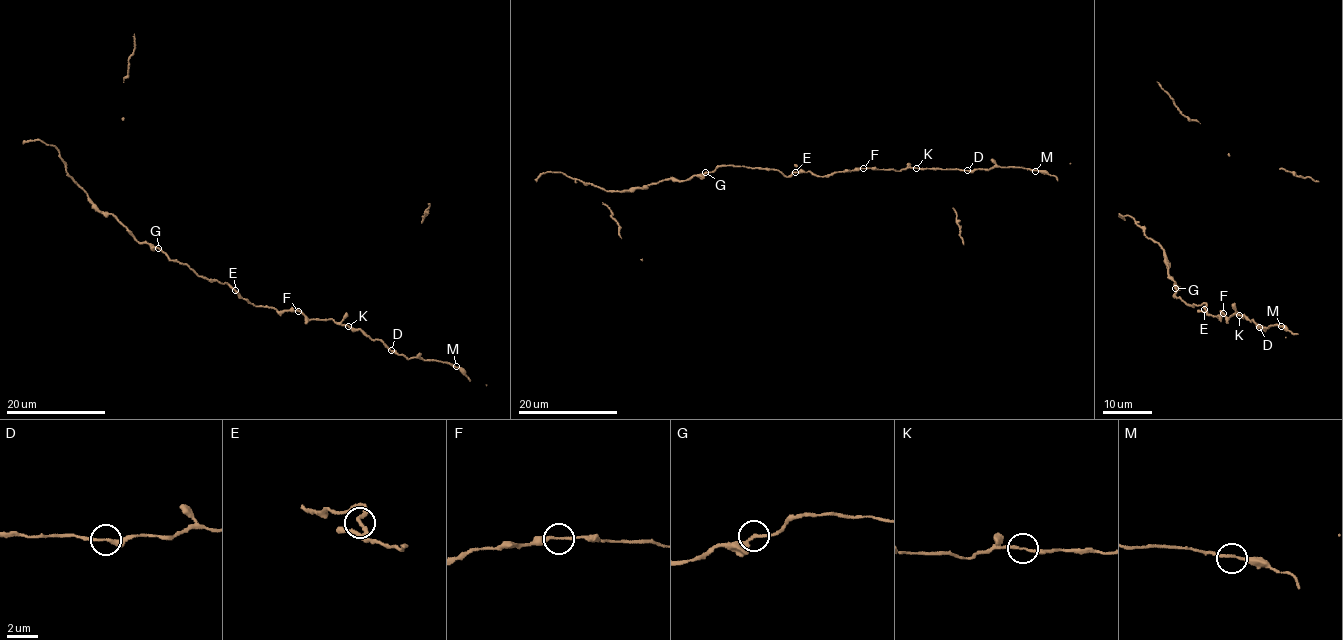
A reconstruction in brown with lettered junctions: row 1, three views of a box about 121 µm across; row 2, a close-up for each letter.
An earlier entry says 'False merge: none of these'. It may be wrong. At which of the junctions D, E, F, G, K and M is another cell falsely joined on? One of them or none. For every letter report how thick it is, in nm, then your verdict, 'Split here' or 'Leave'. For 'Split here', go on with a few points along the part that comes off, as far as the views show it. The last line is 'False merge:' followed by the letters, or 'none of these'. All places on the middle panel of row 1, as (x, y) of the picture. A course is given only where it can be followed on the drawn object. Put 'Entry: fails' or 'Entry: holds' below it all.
D: Thickness 240 nm. Leave
E: Thickness 200 nm. Leave
F: Thickness 190 nm. Leave
G: Thickness 220 nm. Leave
K: Thickness 200 nm. Leave
M: Thickness 200 nm. Leave
False merge: none of these
Entry: holds

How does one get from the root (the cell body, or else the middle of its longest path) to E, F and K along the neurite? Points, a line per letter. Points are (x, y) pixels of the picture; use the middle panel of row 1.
E: (768, 168), (787, 176), (795, 172)
F: (768, 168), (787, 176), (803, 171), (829, 177), (837, 172), (863, 168)
K: (768, 168), (787, 176), (803, 171), (829, 177), (837, 172), (861, 168), (900, 171), (916, 167)

